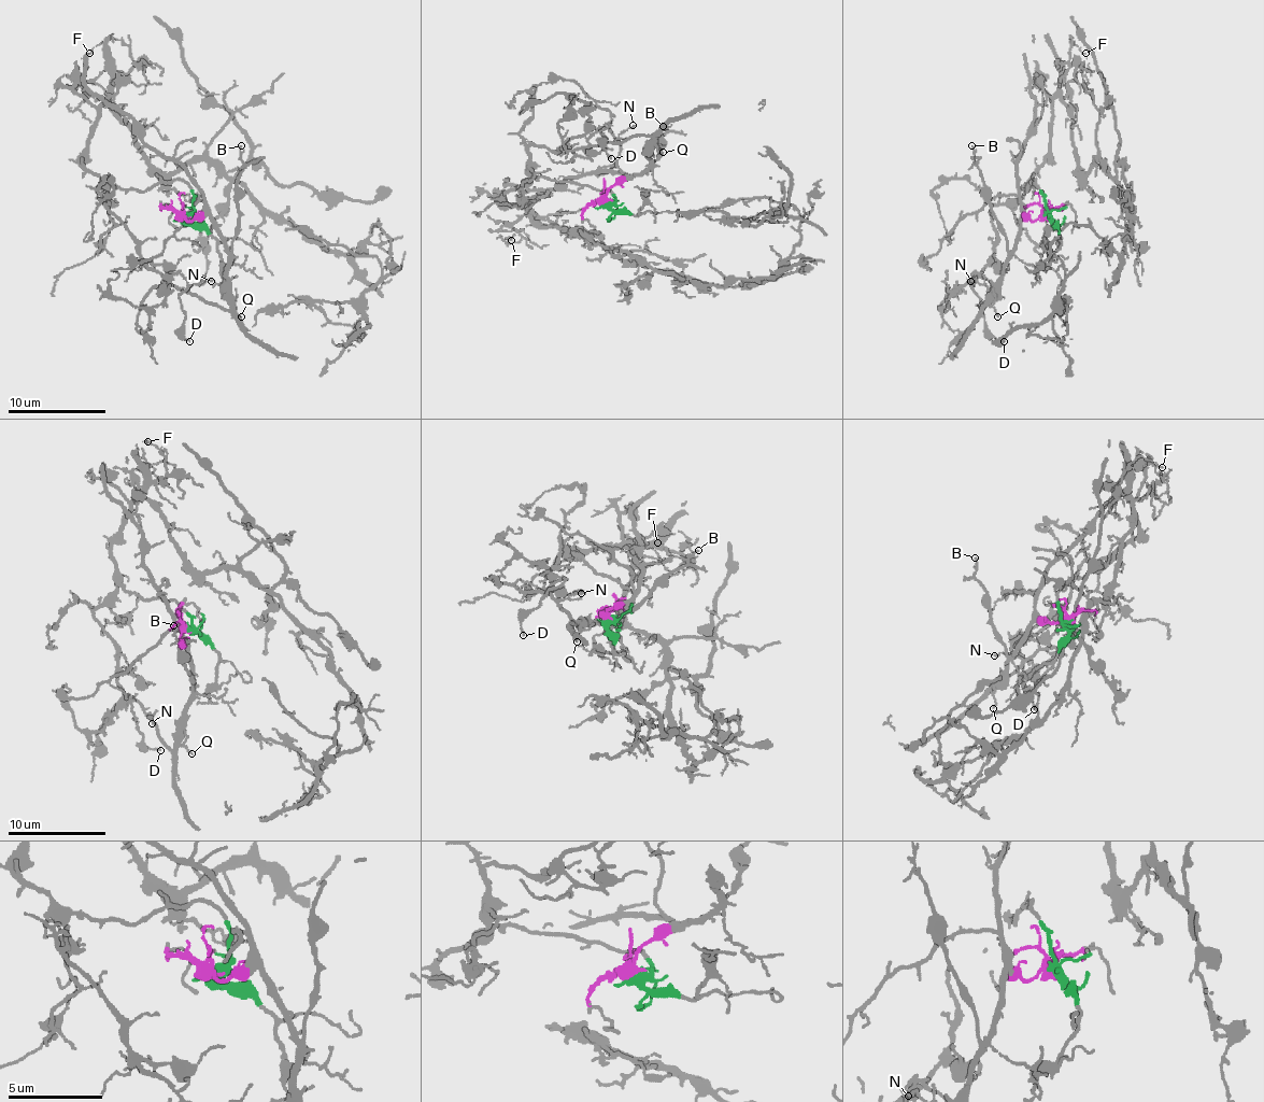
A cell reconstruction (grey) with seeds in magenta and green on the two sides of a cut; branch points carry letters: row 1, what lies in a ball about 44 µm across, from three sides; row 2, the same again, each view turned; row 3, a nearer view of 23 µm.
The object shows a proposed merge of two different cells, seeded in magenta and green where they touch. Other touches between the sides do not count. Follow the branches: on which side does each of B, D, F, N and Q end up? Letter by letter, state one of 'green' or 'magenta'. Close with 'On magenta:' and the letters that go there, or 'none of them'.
B: magenta
D: magenta
F: green
N: magenta
Q: magenta
On magenta: B, D, N, Q

